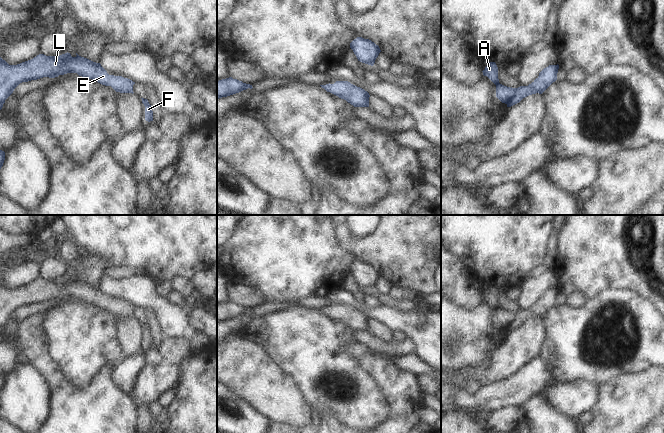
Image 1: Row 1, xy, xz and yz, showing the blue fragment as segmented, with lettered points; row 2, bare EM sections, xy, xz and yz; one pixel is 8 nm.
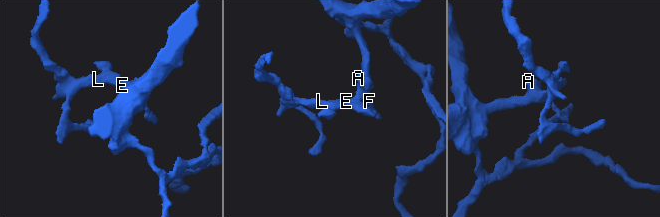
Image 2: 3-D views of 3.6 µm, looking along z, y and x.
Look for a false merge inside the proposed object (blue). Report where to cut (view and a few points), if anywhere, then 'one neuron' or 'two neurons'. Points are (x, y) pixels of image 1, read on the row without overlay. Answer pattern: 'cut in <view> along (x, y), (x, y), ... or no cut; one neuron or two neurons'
no cut; one neuron

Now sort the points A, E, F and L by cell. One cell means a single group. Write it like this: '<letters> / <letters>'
A E F L

